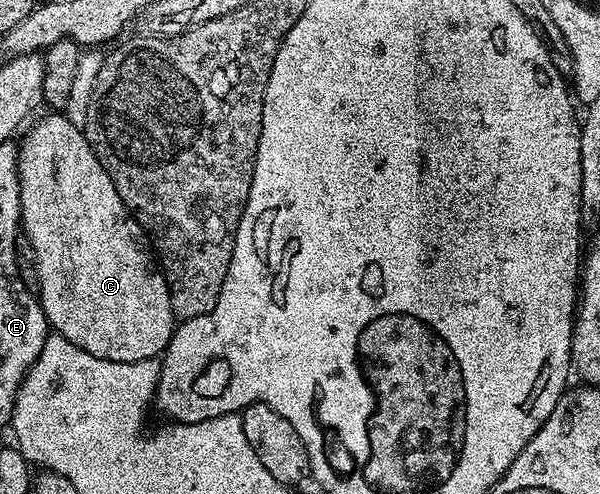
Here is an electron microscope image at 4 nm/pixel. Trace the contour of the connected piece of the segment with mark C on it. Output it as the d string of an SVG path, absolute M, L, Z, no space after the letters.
M48 113L45 119L40 119L28 132L23 132L24 140L19 140L20 156L18 157L18 177L20 178L20 226L23 238L30 241L34 249L36 258L36 278L38 280L38 298L40 308L44 310L45 317L48 318L49 328L55 334L66 337L78 349L86 349L99 359L106 361L118 361L119 363L133 363L134 361L146 361L163 356L164 350L168 347L168 342L172 332L178 322L172 314L172 302L168 292L168 282L164 280L164 273L160 270L154 252L149 244L148 236L140 228L140 223L126 209L122 197L114 189L114 181L110 181L110 173L102 169L102 161L94 153L94 149L89 145L88 139L84 136L83 130L76 127L64 116L64 113Z

